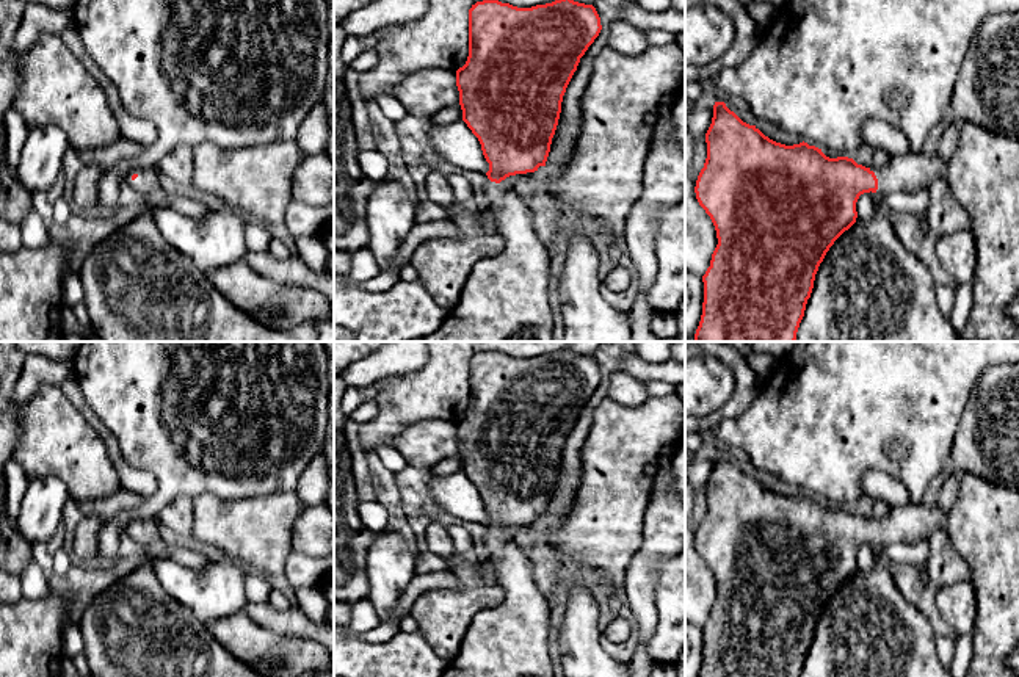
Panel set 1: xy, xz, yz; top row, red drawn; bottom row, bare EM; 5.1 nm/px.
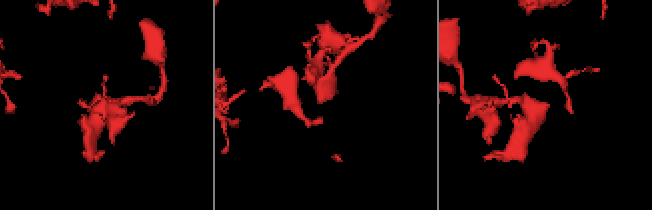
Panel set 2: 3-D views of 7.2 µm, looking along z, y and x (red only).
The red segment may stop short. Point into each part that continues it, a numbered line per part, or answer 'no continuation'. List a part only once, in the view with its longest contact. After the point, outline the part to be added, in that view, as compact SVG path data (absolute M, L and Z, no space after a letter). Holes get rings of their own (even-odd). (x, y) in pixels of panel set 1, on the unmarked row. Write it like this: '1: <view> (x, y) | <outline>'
1: yz (983, 522) | M967 473L950 509L908 501L890 508L883 517L870 517L870 522L878 530L878 541L870 544L878 547L928 541L936 530L948 536L972 570L977 600L974 653L966 677L1016 677L1006 658L1019 643L1019 491Z

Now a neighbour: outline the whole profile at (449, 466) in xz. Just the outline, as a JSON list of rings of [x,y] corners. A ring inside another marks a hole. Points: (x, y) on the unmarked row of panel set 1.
[[[456,454],[456,456],[451,456],[451,458],[447,458],[447,459],[442,459],[441,462],[437,462],[431,469],[431,473],[437,475],[437,476],[445,476],[445,475],[451,475],[461,469],[462,469],[462,461],[461,461],[461,456]]]

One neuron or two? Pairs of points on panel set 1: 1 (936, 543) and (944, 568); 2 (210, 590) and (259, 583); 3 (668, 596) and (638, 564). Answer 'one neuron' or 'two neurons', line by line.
1: one neuron
2: two neurons
3: two neurons

